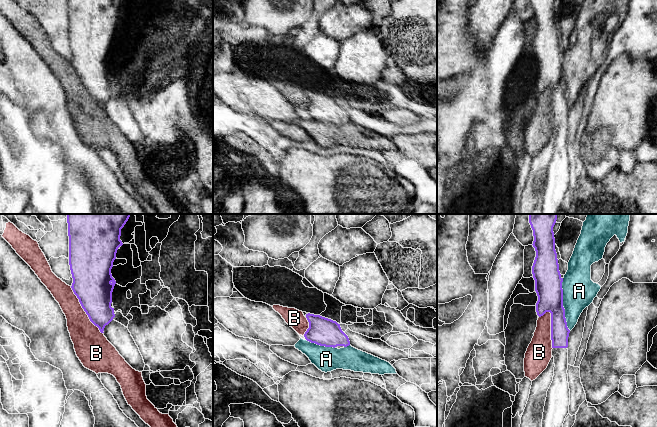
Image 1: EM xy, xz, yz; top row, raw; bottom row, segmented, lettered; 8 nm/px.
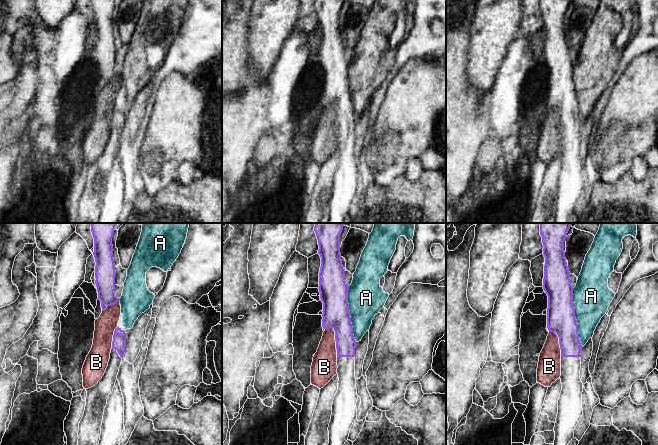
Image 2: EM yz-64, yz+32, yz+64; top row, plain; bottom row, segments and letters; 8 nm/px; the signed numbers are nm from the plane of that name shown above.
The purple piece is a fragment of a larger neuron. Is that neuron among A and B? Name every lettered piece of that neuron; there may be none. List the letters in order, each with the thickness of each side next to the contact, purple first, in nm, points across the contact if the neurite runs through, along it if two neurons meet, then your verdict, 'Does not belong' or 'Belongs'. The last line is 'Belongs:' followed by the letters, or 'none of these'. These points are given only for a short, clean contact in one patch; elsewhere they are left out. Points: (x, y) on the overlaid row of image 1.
A: Thickness 220 nm (purple) against 260 nm. Does not belong
B: Thickness 300 nm (purple) against 240 nm. Does not belong
Belongs: none of these

